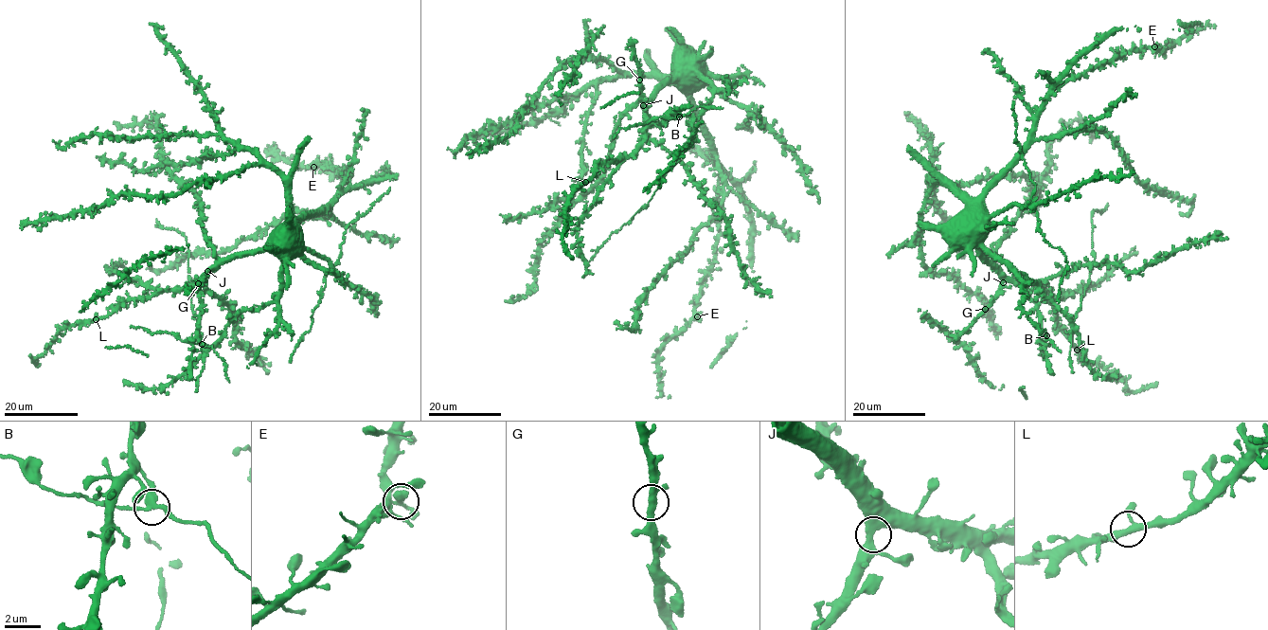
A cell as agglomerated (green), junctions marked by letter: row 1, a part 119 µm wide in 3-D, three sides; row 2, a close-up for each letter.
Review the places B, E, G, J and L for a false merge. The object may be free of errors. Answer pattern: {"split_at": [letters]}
{"split_at": []}

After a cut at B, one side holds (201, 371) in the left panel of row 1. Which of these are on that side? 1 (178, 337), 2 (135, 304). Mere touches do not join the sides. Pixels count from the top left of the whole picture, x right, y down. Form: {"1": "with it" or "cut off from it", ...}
{"1": "cut off from it", "2": "with it"}

